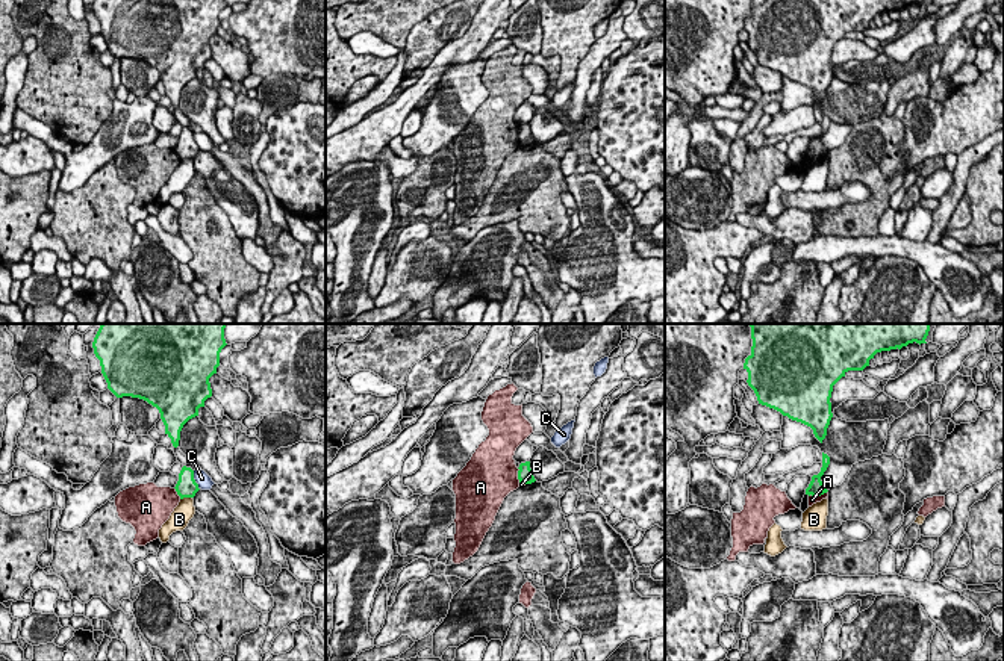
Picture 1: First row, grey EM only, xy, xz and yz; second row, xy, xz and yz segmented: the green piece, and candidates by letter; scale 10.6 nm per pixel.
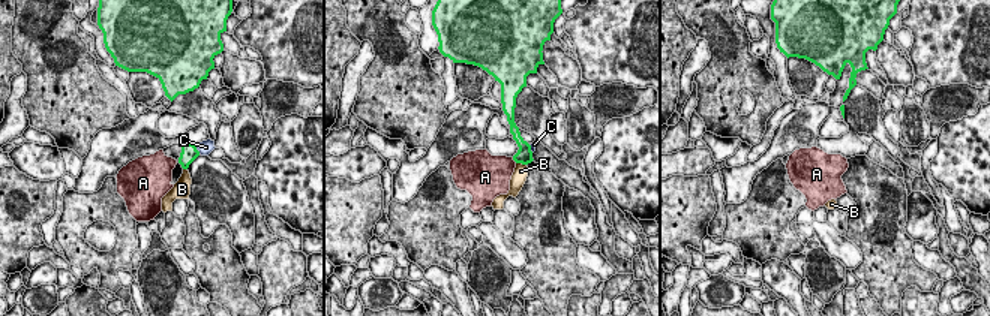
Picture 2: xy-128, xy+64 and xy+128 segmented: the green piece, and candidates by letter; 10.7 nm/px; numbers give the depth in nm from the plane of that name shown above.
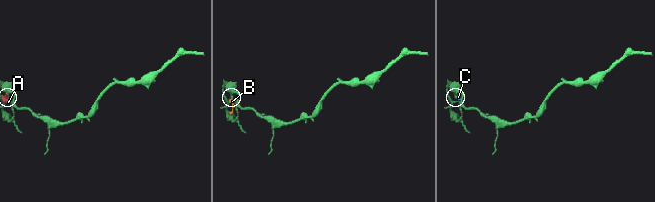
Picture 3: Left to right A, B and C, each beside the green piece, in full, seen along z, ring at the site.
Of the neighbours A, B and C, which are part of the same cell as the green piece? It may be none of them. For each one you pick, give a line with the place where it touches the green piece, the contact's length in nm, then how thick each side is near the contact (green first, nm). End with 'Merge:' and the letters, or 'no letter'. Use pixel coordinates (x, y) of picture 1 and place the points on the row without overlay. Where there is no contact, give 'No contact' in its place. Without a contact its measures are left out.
Merge: no letter

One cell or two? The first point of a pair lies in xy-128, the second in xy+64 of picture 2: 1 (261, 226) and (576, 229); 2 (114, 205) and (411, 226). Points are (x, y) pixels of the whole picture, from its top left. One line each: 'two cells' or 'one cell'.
1: two cells
2: one cell

